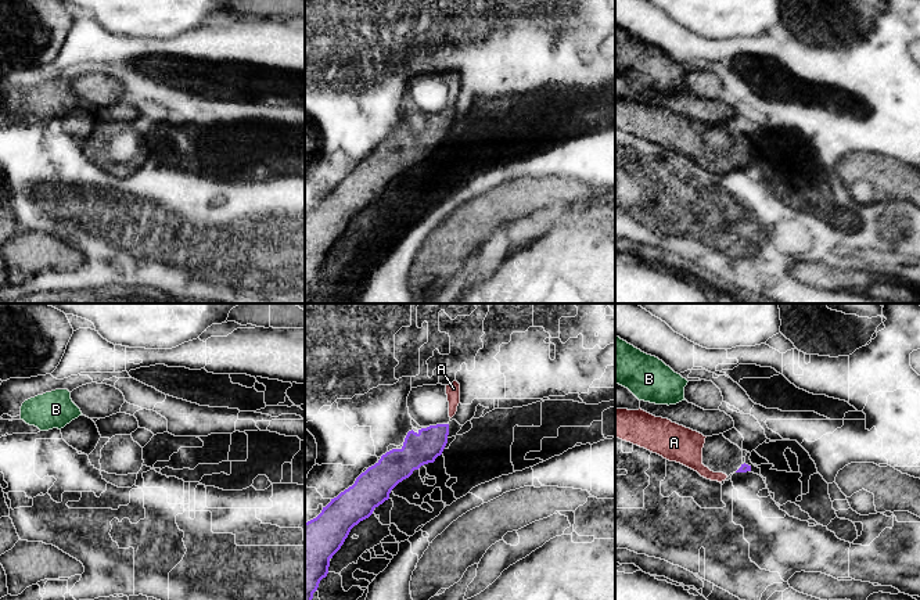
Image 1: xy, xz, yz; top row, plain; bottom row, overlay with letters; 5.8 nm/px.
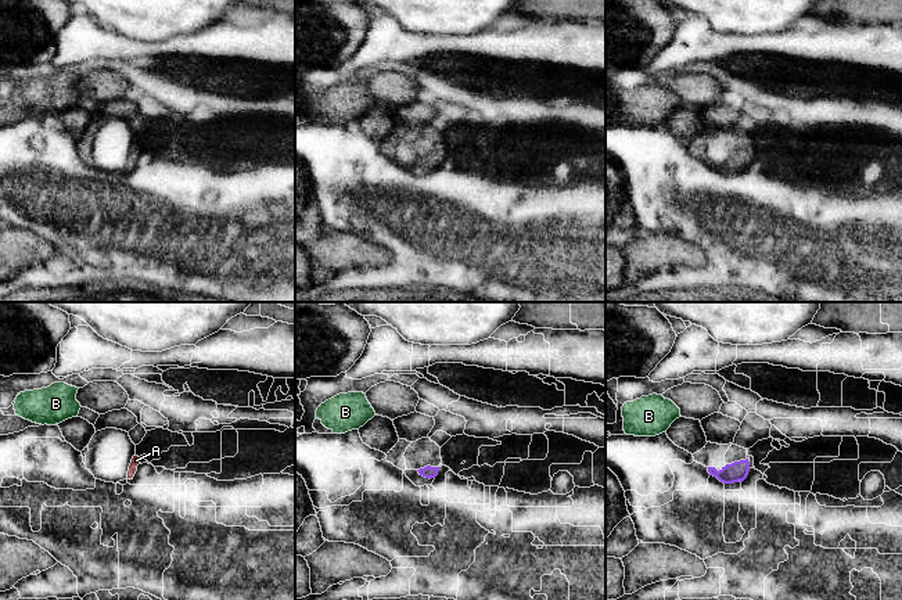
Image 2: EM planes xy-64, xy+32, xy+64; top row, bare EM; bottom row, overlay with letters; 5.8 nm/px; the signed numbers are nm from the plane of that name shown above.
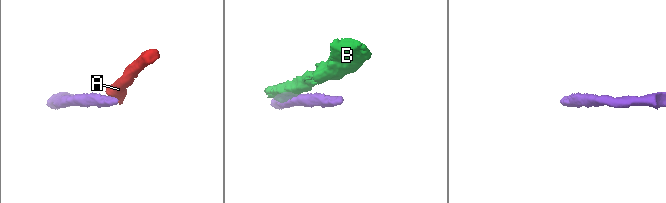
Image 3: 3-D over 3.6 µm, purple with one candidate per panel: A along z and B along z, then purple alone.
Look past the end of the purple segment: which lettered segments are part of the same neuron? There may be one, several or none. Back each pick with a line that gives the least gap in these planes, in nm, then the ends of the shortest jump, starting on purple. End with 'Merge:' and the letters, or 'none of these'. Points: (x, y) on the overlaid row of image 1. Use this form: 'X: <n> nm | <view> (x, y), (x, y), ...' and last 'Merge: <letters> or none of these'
A: 40 nm | xz (448, 424), (450, 417)
Merge: A

